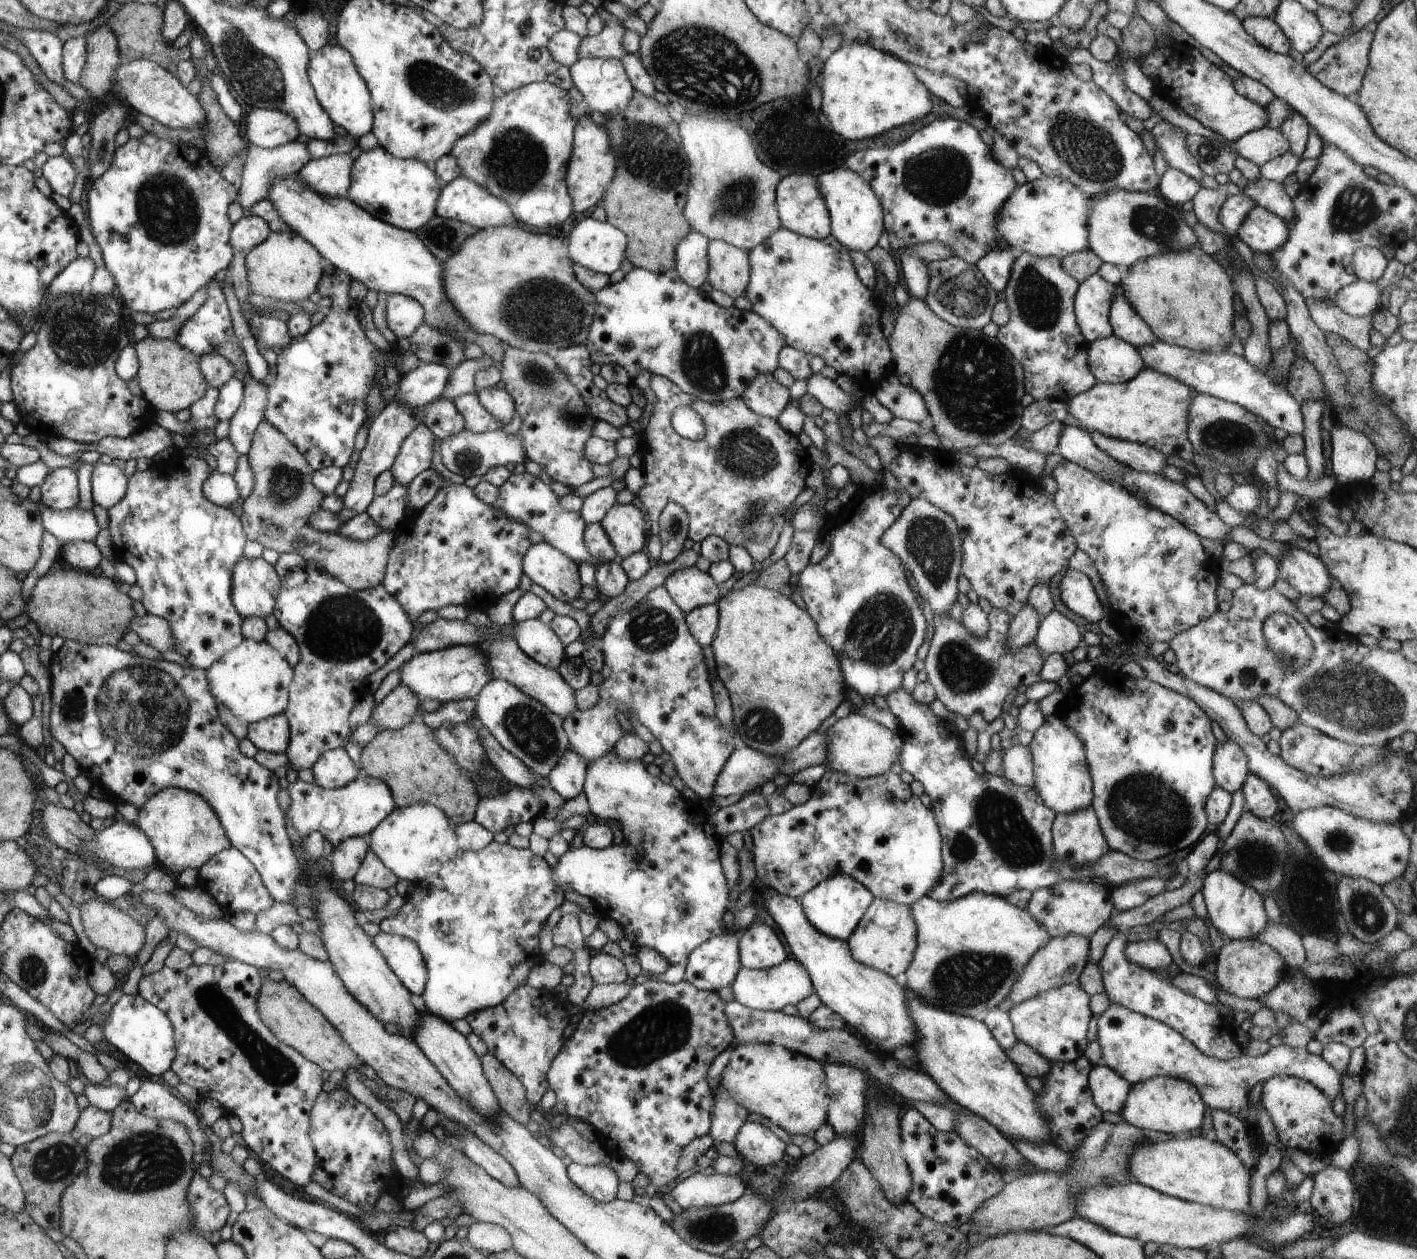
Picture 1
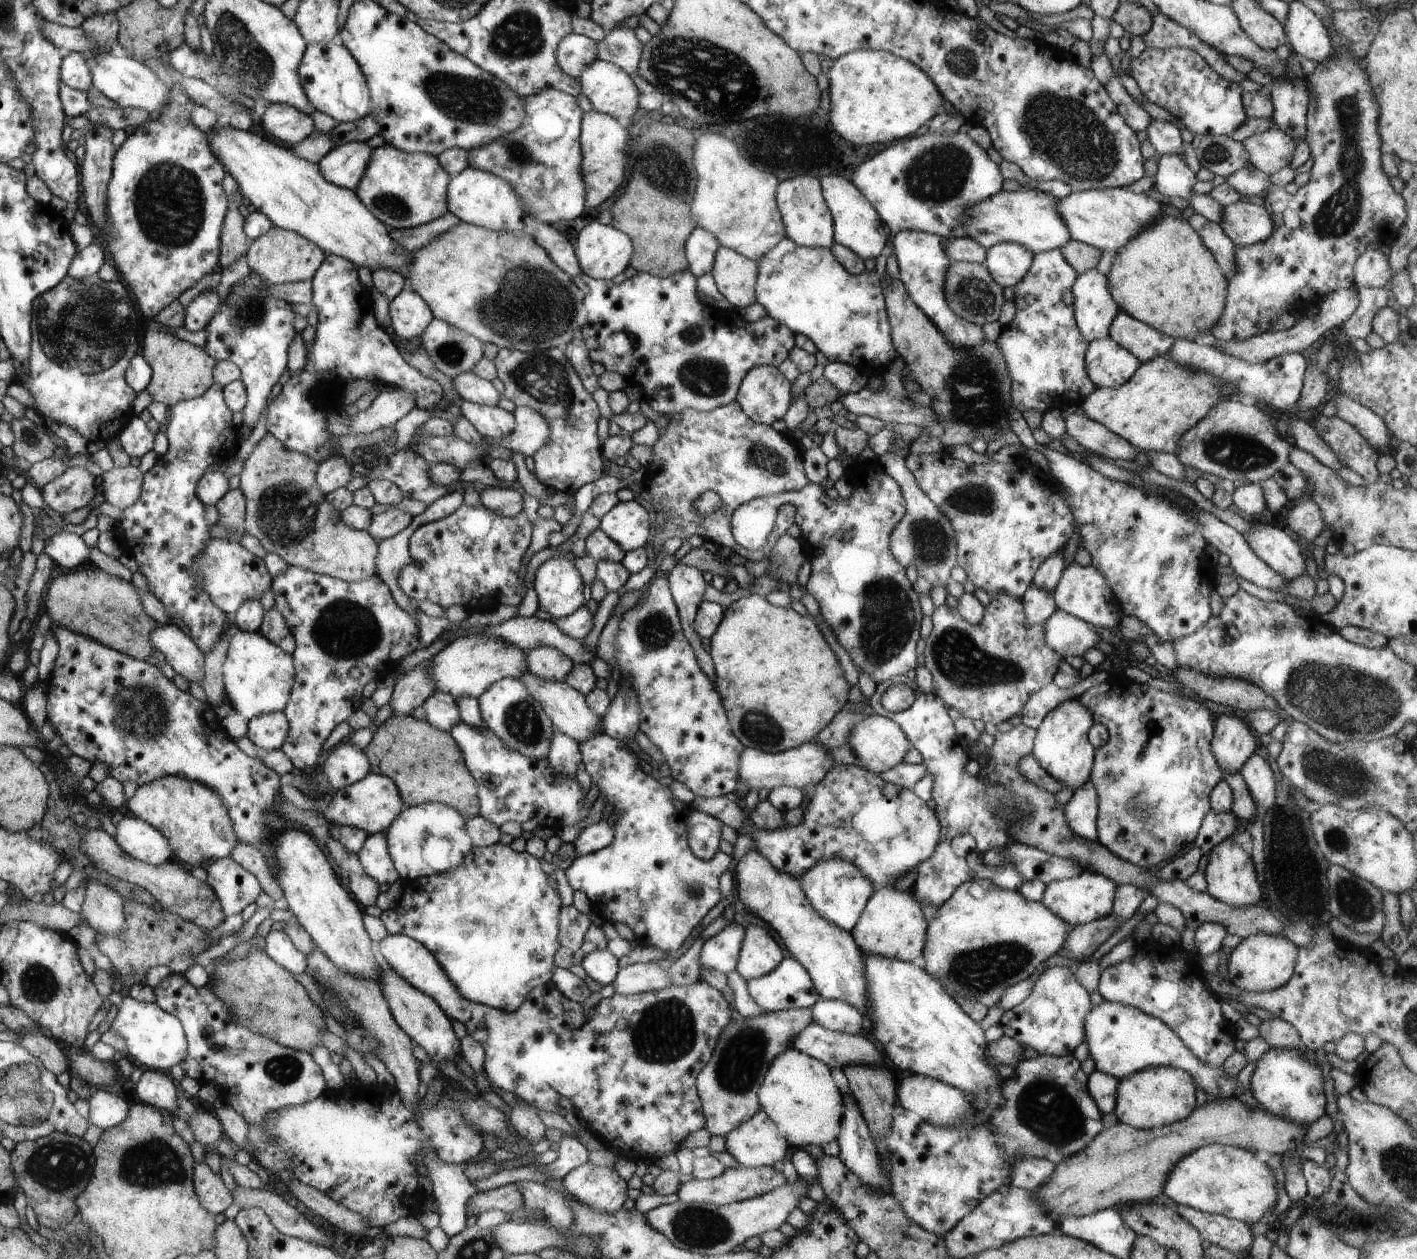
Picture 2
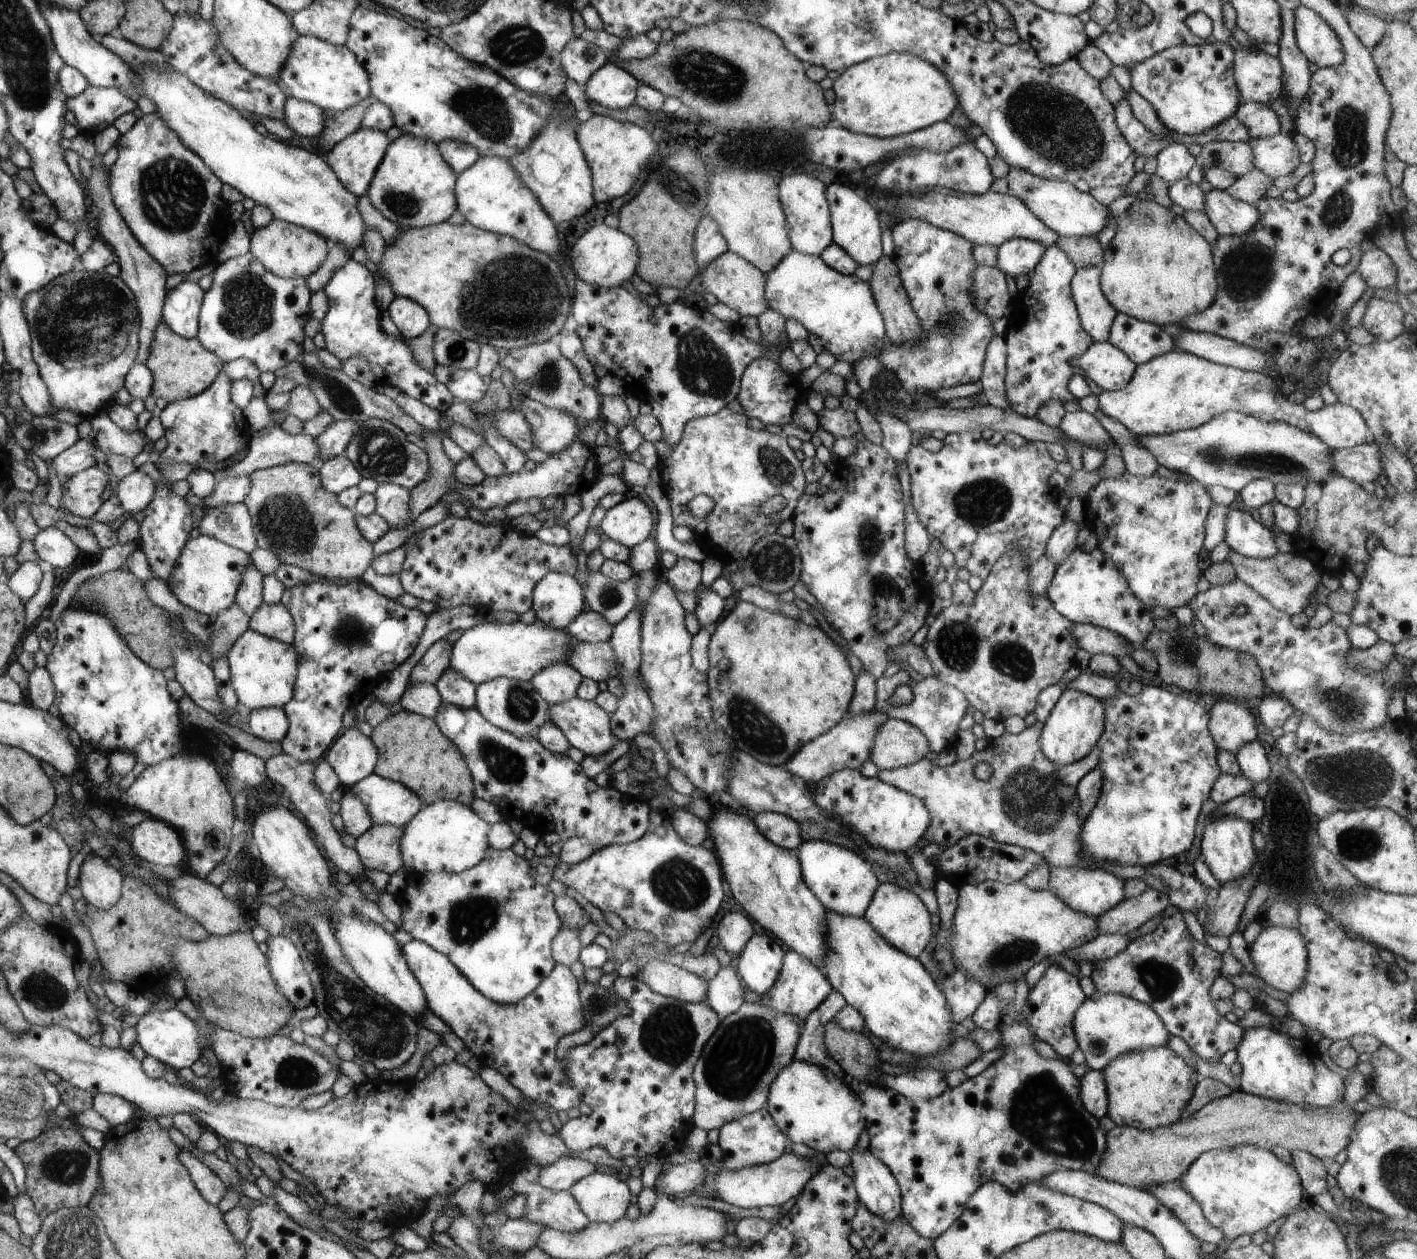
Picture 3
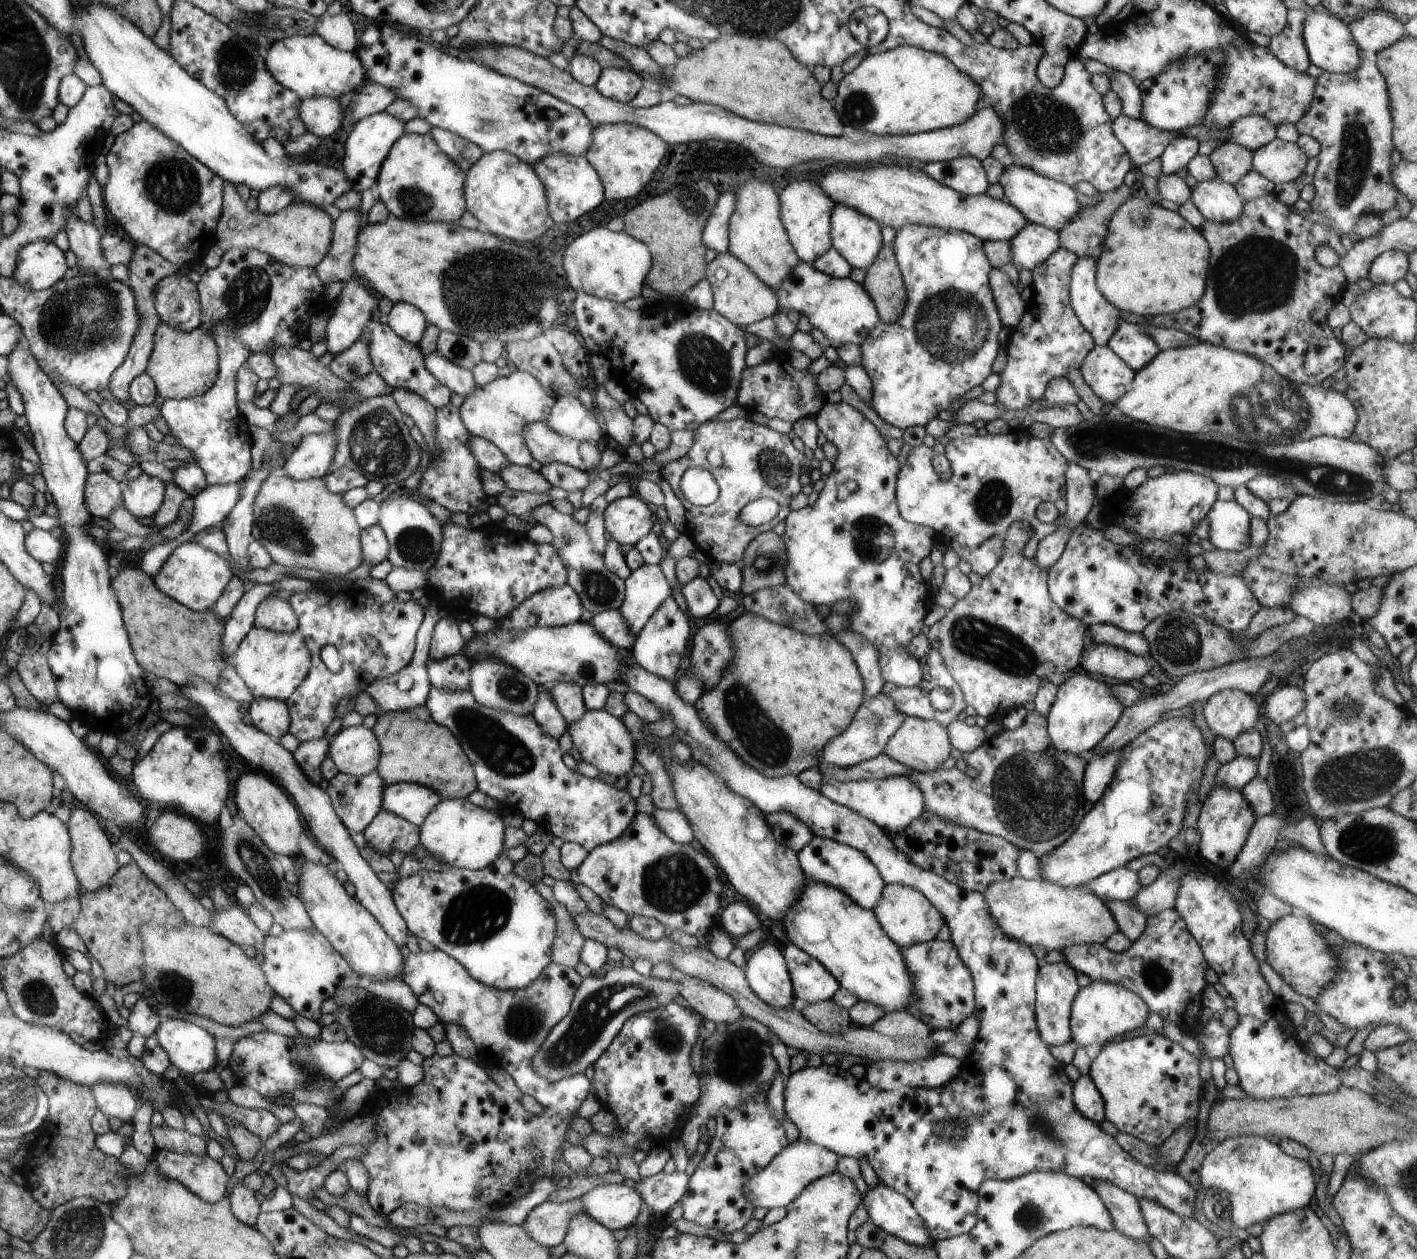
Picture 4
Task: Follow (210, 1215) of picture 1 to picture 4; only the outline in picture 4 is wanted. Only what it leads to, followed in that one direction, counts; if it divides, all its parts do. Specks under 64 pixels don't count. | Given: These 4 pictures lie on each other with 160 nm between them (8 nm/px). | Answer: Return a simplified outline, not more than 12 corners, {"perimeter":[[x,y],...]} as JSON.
{"perimeter":[[155,1148],[166,1179],[202,1200],[226,1198],[231,1176],[209,1155]]}

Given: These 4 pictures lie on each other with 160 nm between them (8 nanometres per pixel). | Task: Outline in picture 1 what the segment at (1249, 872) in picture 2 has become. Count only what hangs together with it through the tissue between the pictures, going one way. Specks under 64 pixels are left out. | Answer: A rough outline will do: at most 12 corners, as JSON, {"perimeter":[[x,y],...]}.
{"perimeter":[[1220,867],[1203,878],[1210,922],[1232,940],[1256,939],[1263,896]]}

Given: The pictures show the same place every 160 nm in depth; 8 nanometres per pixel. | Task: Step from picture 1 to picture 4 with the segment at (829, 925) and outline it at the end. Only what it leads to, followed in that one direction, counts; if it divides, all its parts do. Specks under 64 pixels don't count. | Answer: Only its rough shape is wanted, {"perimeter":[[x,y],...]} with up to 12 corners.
{"perimeter":[[814,835],[798,856],[811,879],[877,907],[886,883],[861,850]]}

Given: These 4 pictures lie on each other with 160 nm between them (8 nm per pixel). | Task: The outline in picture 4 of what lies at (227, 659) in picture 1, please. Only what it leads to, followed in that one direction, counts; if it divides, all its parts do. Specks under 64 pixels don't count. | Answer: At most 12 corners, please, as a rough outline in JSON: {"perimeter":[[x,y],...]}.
{"perimeter":[[254,626],[229,658],[253,700],[285,701],[312,667],[298,630]]}

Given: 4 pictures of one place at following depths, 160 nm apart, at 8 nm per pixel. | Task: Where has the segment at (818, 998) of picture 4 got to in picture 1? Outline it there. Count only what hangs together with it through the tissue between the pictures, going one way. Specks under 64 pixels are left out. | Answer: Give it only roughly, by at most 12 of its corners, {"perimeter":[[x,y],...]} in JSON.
{"perimeter":[[787,958],[769,969],[740,968],[735,1000],[781,1011],[814,992],[803,964]]}

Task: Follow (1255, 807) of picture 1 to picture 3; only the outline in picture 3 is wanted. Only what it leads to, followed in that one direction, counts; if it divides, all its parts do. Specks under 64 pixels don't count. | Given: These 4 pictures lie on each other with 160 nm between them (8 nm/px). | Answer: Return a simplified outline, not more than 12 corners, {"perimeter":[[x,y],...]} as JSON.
{"perimeter":[[1260,742],[1235,756],[1253,787],[1268,782],[1270,762]]}

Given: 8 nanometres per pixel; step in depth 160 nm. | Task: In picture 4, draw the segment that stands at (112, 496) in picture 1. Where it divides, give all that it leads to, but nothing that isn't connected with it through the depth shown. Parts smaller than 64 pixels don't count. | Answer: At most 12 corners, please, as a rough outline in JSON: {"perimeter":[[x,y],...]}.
{"perimeter":[[142,473],[121,504],[149,522],[164,502],[164,479]]}

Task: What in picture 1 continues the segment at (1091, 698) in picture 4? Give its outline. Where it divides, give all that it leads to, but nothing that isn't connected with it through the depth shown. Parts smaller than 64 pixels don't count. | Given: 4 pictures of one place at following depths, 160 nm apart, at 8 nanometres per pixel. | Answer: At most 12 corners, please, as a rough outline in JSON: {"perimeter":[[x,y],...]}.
{"perimeter":[[1046,715],[1029,749],[1033,787],[1056,814],[1091,807],[1082,739]]}

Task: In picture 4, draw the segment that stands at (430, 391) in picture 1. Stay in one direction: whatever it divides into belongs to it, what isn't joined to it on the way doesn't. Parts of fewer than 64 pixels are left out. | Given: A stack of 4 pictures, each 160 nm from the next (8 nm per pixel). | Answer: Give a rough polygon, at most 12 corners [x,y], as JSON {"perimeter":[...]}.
{"perimeter":[[334,428],[302,438],[282,467],[297,481],[323,477]]}

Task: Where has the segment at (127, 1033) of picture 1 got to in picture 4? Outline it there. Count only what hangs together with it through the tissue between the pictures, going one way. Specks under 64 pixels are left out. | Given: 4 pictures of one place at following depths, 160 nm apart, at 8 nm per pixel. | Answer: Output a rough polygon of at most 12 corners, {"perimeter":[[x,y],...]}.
{"perimeter":[[183,1018],[156,1026],[171,1064],[186,1074],[218,1070],[216,1041]]}

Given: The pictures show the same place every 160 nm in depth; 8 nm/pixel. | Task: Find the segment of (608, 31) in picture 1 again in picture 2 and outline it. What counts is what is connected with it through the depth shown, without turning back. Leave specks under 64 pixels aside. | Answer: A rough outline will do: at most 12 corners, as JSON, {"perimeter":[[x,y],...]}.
{"perimeter":[[620,24],[597,42],[597,58],[632,76],[643,46]]}

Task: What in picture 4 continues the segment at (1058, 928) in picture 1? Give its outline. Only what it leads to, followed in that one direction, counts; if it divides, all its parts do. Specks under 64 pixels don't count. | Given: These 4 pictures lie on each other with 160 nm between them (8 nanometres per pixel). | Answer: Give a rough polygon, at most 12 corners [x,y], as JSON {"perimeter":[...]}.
{"perimeter":[[1124,866],[1086,886],[1106,904],[1133,901],[1143,884]]}

